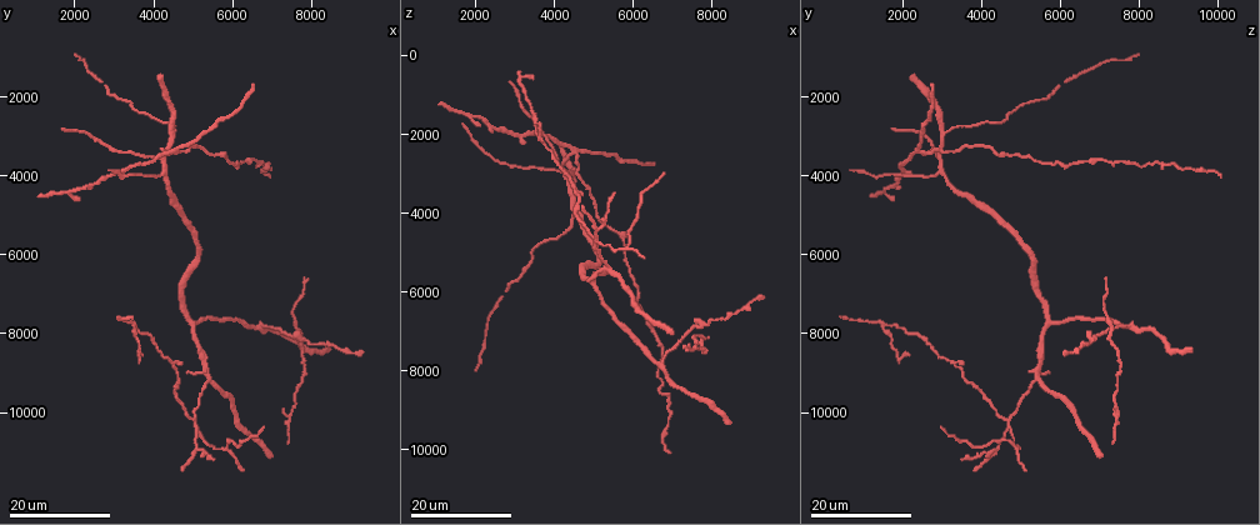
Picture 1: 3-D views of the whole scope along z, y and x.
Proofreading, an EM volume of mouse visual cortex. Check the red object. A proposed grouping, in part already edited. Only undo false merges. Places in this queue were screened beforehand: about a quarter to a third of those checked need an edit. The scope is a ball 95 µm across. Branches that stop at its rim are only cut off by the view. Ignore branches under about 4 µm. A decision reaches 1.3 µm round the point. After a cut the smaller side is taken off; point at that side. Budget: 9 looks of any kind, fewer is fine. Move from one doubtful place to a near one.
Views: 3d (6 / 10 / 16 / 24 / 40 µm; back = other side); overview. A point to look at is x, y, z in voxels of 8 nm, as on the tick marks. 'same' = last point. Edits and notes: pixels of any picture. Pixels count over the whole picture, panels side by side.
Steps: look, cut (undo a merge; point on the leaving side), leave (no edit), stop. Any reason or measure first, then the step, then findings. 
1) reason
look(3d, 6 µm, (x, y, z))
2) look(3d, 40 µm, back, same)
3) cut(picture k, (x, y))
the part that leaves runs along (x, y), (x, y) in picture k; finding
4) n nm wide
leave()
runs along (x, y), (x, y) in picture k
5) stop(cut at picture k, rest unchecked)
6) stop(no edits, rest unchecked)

three-way junction
look(3d, 24 µm, (5000, 10250, 4650))

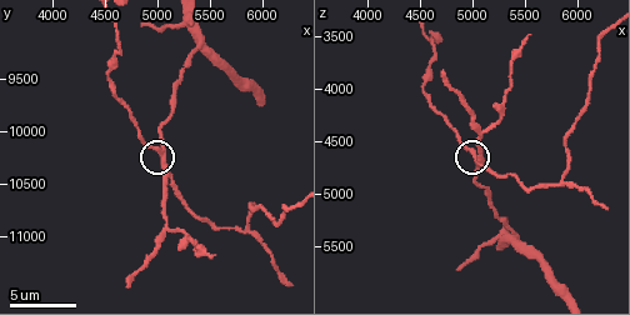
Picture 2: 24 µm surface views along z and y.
look(3d, 10 µm, same)

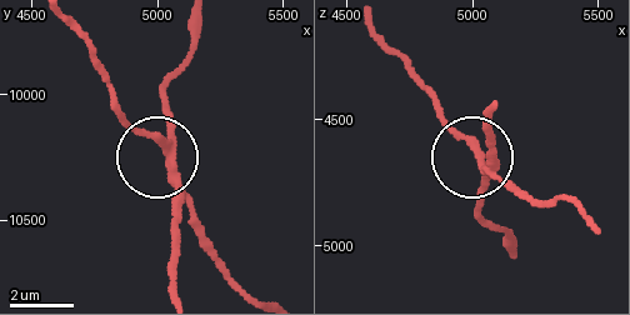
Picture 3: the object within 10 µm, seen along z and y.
230 nm wide
cut(picture 3, (155, 134))
two neurons meet here

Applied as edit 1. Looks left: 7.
three arms meet
look(3d, 16 µm, (6750, 7850, 7800))

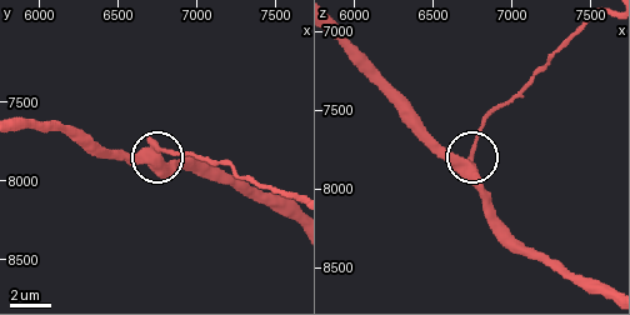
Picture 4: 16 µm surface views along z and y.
look(3d, 6 µm, same)

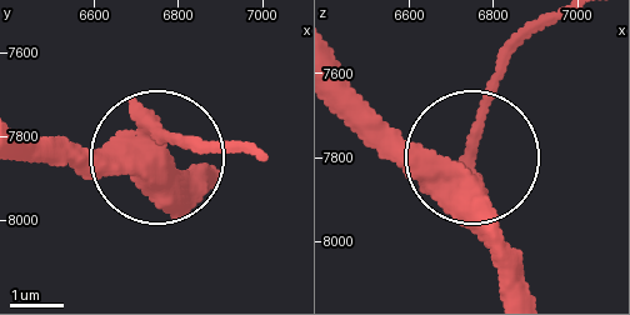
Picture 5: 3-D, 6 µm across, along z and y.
3 arms
cut(picture 5, (173, 144))
the part that leaves runs along (149, 134), (243, 148) in picture 5; a second neuron is stuck on

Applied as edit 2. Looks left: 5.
look(overview)

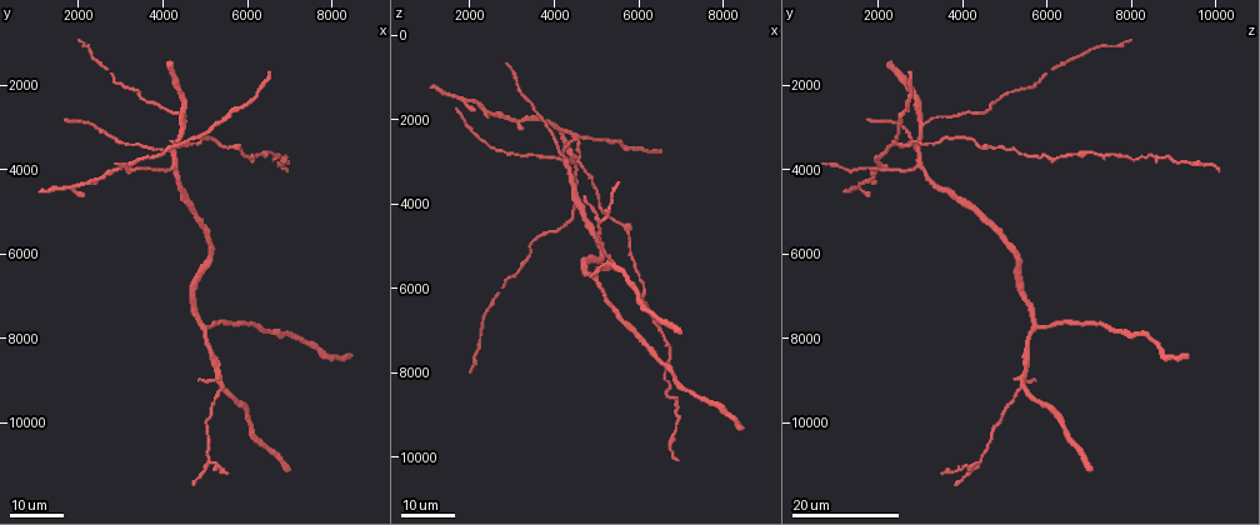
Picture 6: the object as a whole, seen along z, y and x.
branch point
look(3d, 16 µm, (5150, 10950, 4450))

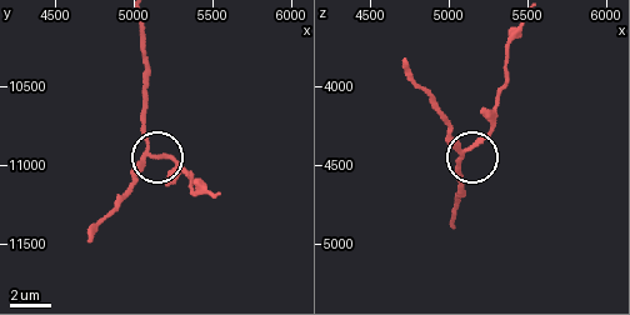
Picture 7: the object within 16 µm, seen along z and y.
look(3d, 10 µm, (5080, 10960, 4400))

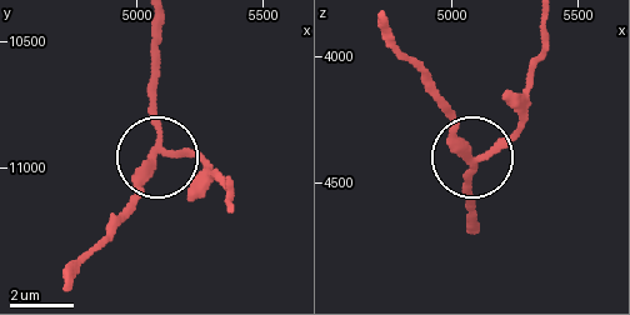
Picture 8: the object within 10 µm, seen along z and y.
cut(picture 8, (200, 156))
the part that leaves runs along (164, 150), (194, 158), (231, 204) in picture 8; a second neuron is stuck on

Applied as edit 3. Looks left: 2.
stop(cut at picture 3, cut at picture 5, cut at picture 8, rest unchecked)

